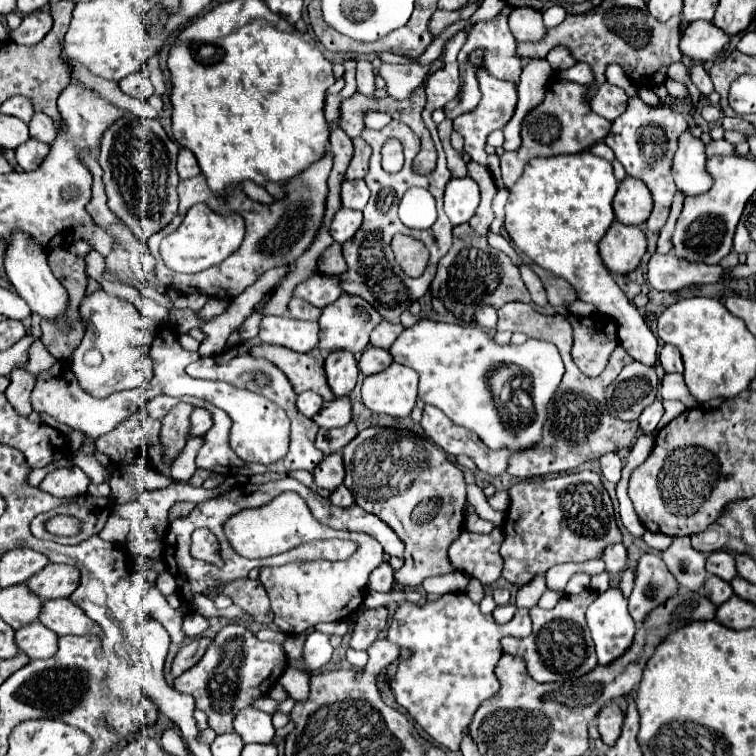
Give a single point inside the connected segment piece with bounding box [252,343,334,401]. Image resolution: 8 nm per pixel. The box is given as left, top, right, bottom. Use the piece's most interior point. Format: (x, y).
(305, 372)

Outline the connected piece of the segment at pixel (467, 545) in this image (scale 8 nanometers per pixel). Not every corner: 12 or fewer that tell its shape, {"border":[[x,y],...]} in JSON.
{"border":[[462,531],[450,563],[482,585],[502,573],[504,533]]}

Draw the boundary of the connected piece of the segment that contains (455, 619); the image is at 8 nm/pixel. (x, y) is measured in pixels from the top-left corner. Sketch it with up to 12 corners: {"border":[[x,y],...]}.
{"border":[[466,593],[404,603],[388,639],[412,655],[396,701],[440,747],[498,691],[496,625]]}

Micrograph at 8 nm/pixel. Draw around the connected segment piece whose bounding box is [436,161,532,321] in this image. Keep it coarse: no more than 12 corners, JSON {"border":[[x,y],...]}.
{"border":[[470,161],[482,201],[440,259],[436,297],[462,321],[478,305],[532,303],[518,267],[488,245],[498,191]]}

